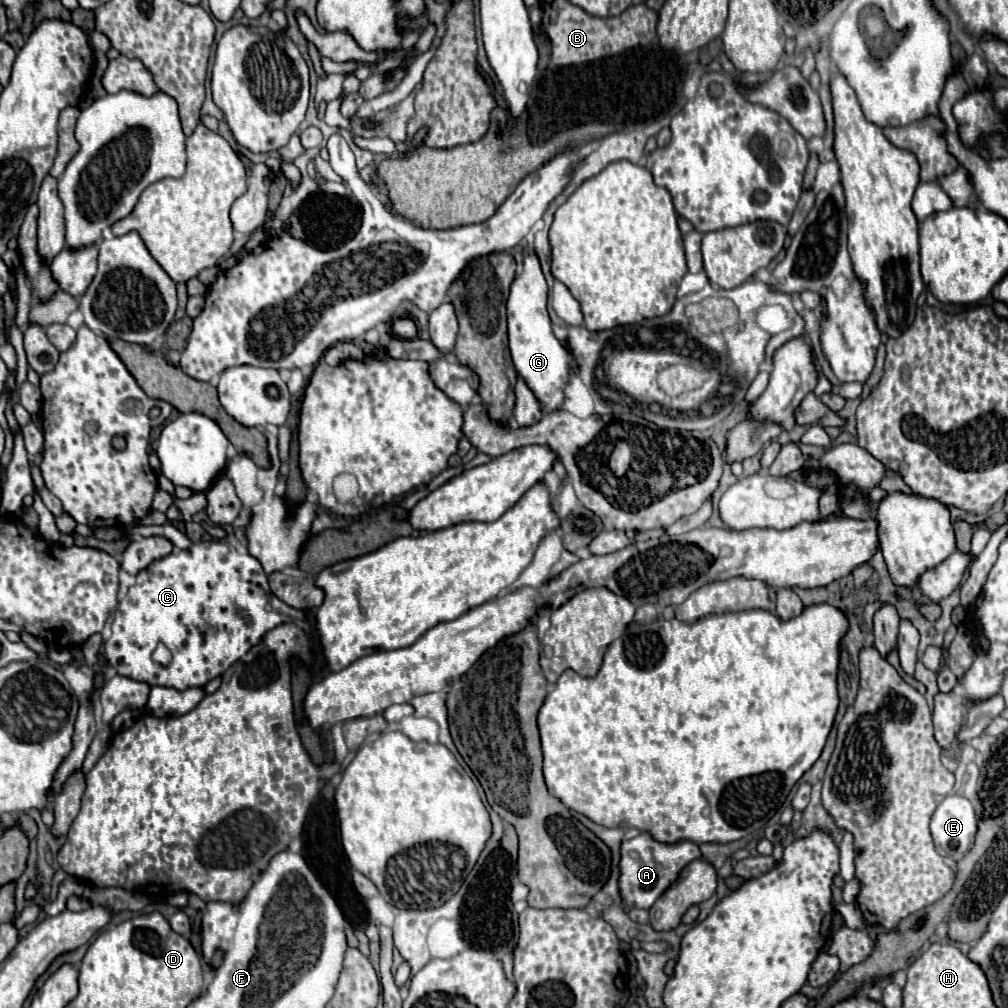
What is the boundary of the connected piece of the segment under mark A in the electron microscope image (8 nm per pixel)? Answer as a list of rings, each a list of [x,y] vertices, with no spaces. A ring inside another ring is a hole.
[[[641,833],[635,839],[623,841],[621,845],[621,877],[619,877],[619,889],[623,897],[623,907],[639,907],[639,909],[649,909],[657,897],[679,877],[681,869],[693,861],[701,859],[701,851],[695,843],[691,841],[677,841],[673,845],[661,843],[653,839],[649,833]]]

